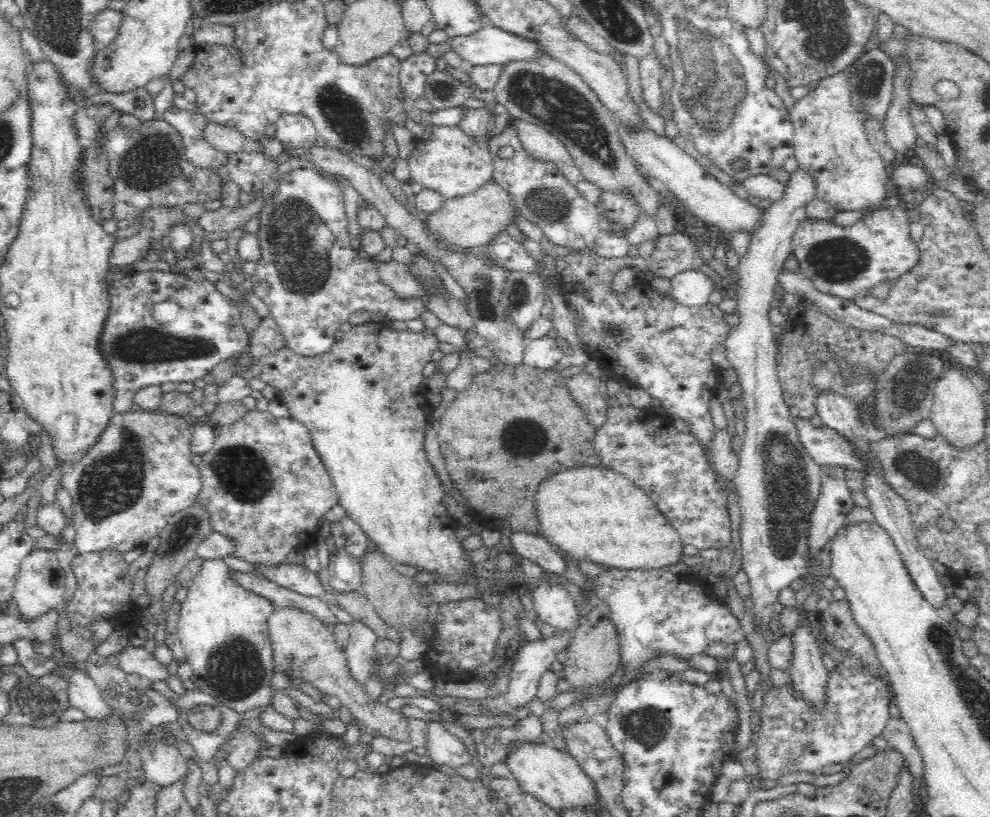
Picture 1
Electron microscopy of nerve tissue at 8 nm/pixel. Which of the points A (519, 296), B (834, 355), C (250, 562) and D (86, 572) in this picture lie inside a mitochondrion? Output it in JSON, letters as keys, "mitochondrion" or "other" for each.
{"A":"mitochondrion","B":"mitochondrion","C":"other","D":"other"}

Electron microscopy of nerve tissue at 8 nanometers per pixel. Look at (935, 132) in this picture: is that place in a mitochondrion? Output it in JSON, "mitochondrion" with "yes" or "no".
{"mitochondrion":"no"}

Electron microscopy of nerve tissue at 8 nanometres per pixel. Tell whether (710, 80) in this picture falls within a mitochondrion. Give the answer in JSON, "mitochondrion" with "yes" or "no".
{"mitochondrion":"yes"}

